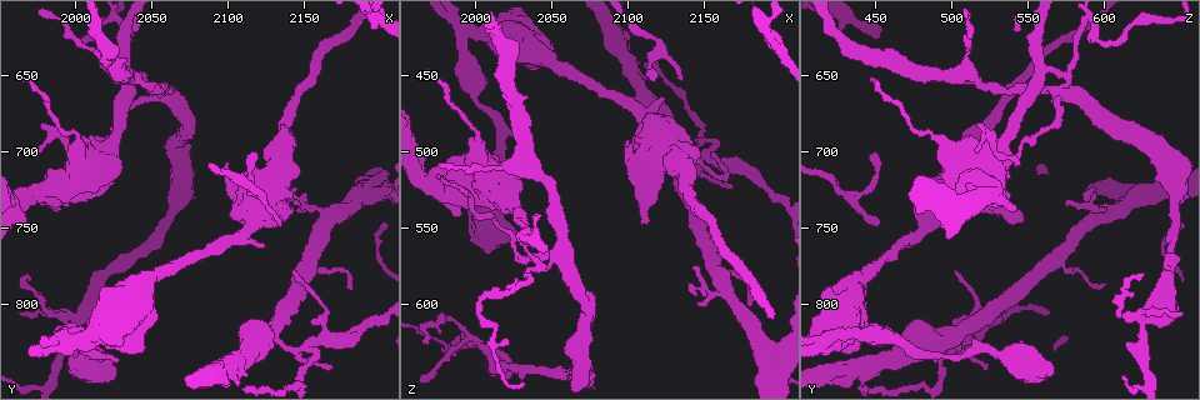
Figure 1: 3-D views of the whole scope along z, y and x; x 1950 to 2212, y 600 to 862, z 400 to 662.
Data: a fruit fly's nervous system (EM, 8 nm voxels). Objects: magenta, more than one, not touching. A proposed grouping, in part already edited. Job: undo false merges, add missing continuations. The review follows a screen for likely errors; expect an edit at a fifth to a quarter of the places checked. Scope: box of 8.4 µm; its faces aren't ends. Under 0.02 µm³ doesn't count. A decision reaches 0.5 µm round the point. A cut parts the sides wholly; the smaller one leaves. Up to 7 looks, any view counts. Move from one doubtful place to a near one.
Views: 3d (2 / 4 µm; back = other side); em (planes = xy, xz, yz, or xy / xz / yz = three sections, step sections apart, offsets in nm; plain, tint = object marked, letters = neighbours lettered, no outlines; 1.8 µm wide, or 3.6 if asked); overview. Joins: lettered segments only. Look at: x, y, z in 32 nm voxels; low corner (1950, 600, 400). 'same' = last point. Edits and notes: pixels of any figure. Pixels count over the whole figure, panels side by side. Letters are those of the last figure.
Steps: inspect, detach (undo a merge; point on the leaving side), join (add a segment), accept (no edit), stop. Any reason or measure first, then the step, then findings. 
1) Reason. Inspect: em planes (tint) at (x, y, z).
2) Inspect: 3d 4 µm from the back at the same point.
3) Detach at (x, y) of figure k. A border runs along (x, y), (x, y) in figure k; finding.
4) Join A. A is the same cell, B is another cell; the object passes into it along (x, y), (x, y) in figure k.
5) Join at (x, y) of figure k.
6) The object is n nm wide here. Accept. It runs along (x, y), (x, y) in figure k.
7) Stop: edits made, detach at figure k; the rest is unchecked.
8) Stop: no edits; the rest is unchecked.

Inspect: em 3.6 µm xy step 4 (letters) at (1996, 824, 420).

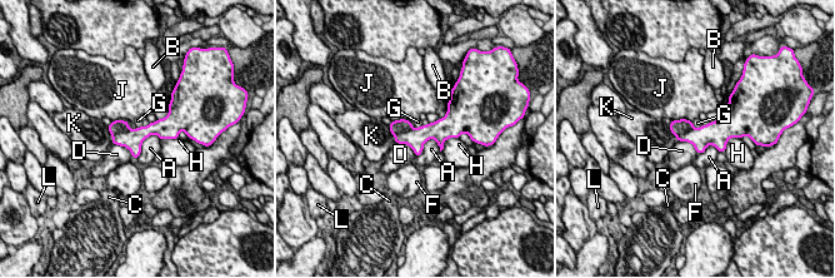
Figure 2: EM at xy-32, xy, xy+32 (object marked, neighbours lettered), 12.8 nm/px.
Inspect: em 3.6 µm planes (letters) at the same point.

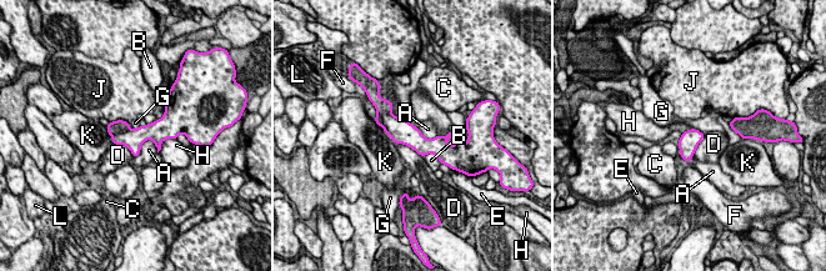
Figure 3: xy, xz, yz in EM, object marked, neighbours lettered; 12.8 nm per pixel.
Detach at (119, 126) of figure 3. A, B, C, D, E, F, G, H, J, K and L are other cells; a border runs along (128, 129), (111, 136) in figure 3; two neurons meet here.

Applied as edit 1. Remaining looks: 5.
Inspect: overview.

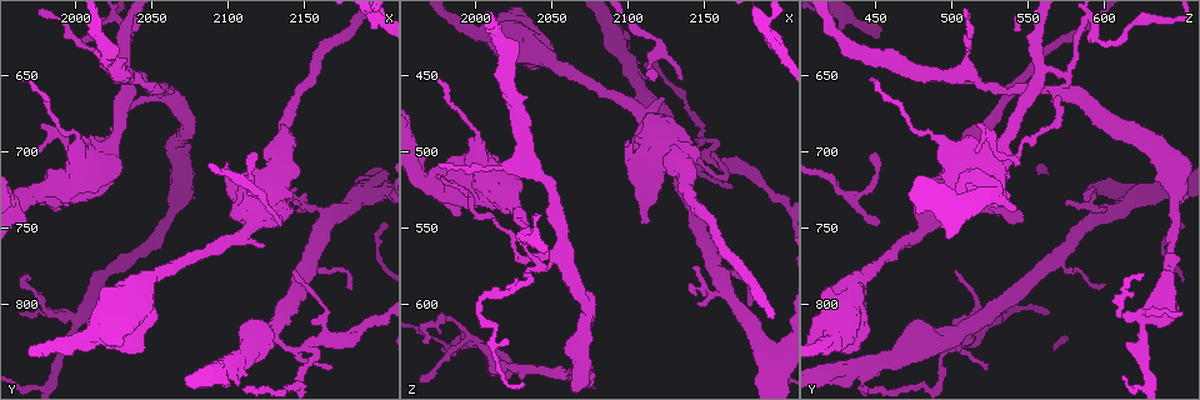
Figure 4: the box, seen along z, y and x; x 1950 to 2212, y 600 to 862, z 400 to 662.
Stops while still wide. Inspect: em 3.6 µm planes (letters) at (2108, 746, 546).

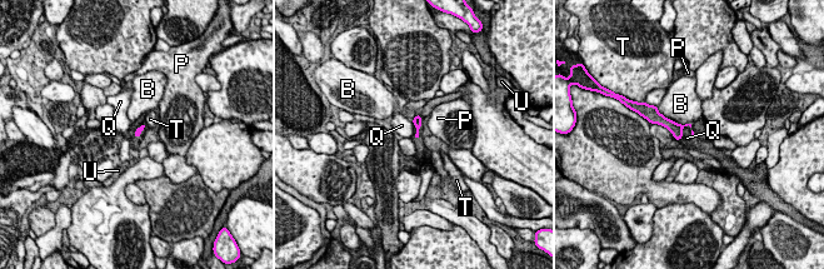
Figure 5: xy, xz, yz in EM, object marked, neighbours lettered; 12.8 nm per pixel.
Accept. B, P, Q, T and U are other cells; a border runs along (688, 124), (683, 129), (680, 139) in figure 5; no lettered segment goes on from it.

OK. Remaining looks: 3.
Stop: edits made, detach at figure 3; the rest is unchecked.

